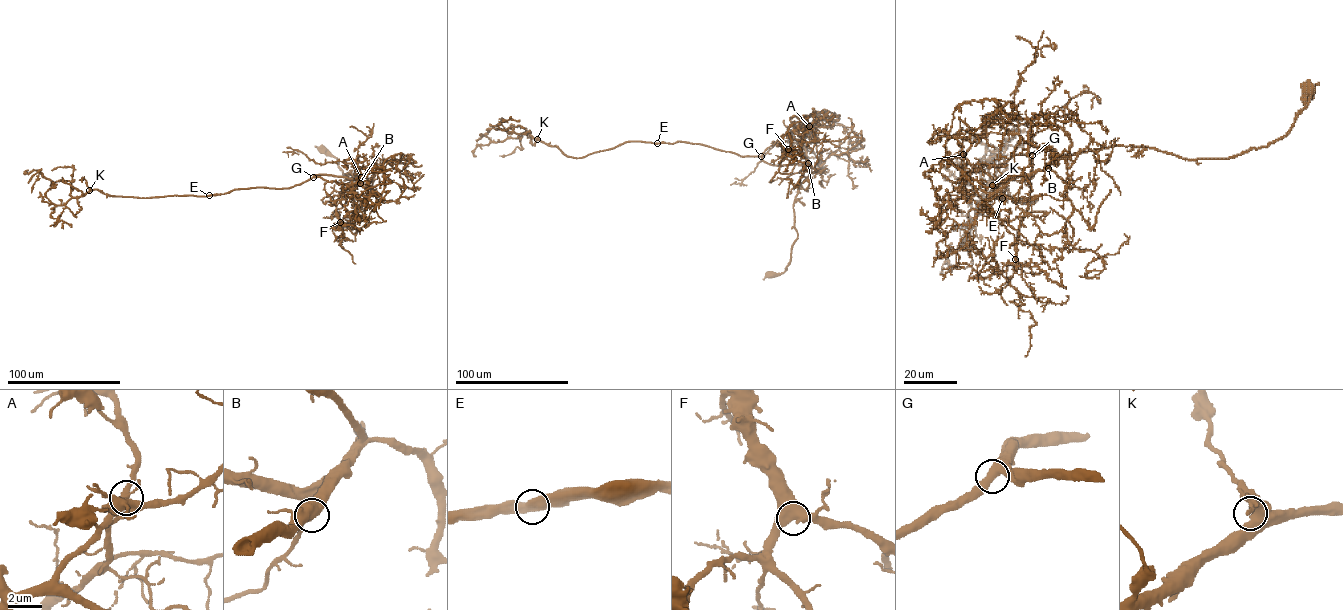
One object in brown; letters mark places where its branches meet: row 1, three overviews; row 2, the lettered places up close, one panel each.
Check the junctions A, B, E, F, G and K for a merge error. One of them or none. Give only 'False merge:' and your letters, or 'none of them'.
False merge: none of them

